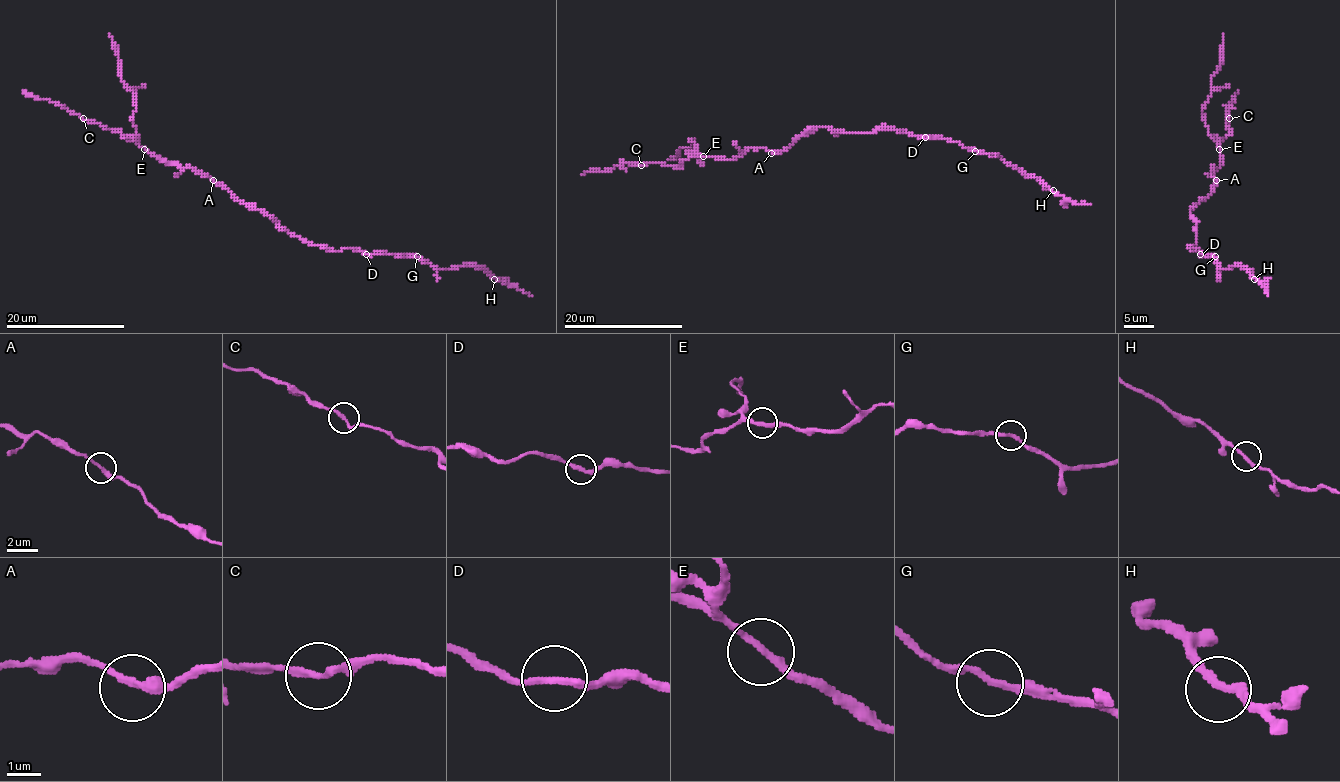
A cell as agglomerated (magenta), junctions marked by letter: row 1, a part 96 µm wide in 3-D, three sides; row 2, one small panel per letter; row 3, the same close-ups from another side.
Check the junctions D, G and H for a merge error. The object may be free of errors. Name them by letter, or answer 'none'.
none

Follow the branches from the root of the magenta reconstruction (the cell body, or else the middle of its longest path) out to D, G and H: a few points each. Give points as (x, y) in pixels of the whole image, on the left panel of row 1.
D: (272, 219), (281, 228), (314, 246), (326, 246), (333, 250), (354, 249), (366, 255)
G: (272, 219), (281, 228), (314, 246), (326, 246), (333, 250), (354, 249), (369, 255), (417, 256)
H: (272, 219), (314, 246), (354, 249), (369, 255), (417, 256), (438, 268), (475, 265), (494, 279)

